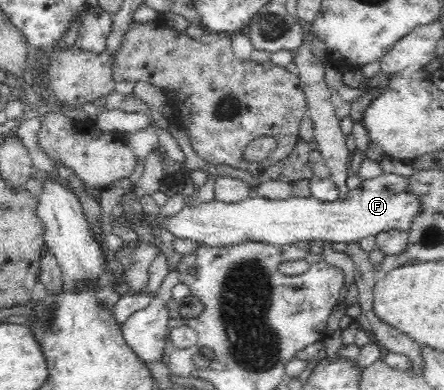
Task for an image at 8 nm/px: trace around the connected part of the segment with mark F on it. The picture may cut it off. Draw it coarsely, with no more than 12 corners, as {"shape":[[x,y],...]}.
{"shape":[[395,173],[333,202],[251,196],[161,222],[213,248],[409,234],[421,201]]}

